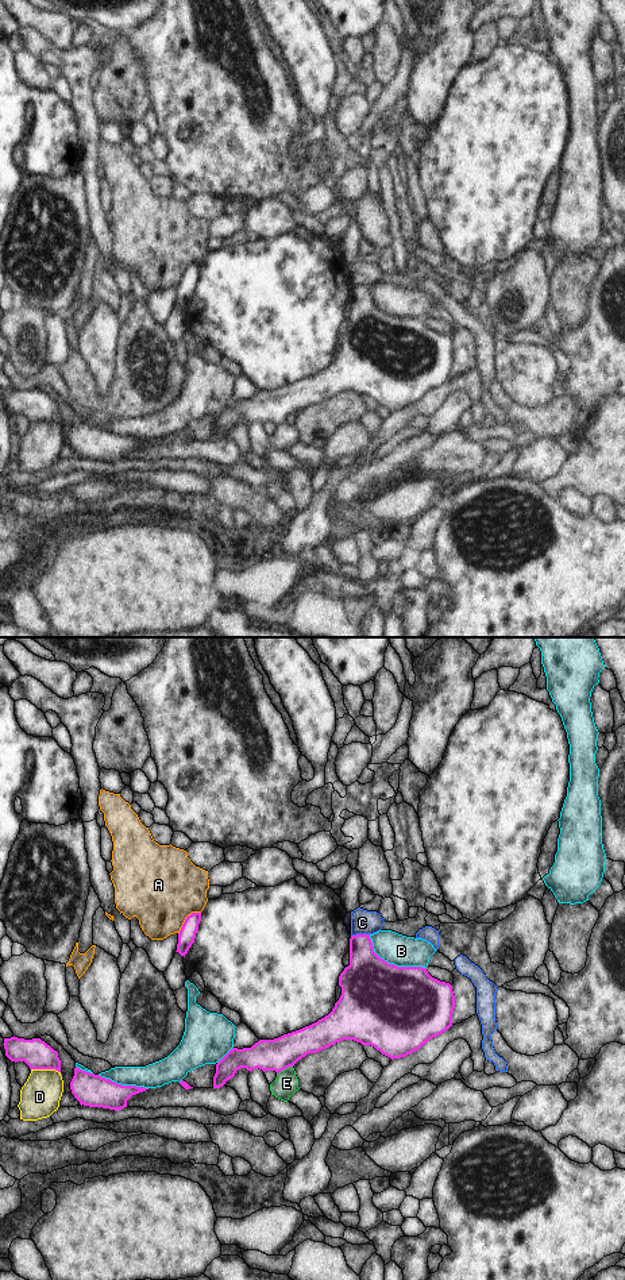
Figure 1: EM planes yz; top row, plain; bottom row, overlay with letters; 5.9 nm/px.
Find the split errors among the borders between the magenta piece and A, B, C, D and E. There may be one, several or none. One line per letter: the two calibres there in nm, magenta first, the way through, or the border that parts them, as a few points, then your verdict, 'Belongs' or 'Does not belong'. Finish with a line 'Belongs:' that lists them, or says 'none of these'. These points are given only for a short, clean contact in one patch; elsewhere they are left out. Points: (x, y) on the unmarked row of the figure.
A: Thickness 100 nm (magenta) against 460 nm. Does not belong
B: Thickness 500 nm (magenta) against 190 nm. Does not belong
C: Thickness 260 nm (magenta) against 140 nm. Boundary: yz (369, 285), (351, 288). Does not belong
D: Thickness 170 nm (magenta) against 240 nm. Does not belong
E: Thickness 190 nm (magenta) against 140 nm. Boundary: yz (292, 417), (277, 425). Does not belong
Belongs: none of these.

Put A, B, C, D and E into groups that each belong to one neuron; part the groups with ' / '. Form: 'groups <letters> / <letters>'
groups A / B / C / D / E

